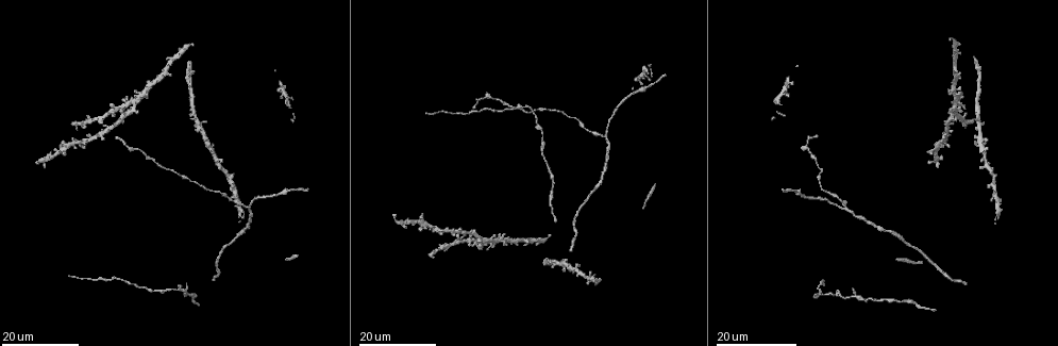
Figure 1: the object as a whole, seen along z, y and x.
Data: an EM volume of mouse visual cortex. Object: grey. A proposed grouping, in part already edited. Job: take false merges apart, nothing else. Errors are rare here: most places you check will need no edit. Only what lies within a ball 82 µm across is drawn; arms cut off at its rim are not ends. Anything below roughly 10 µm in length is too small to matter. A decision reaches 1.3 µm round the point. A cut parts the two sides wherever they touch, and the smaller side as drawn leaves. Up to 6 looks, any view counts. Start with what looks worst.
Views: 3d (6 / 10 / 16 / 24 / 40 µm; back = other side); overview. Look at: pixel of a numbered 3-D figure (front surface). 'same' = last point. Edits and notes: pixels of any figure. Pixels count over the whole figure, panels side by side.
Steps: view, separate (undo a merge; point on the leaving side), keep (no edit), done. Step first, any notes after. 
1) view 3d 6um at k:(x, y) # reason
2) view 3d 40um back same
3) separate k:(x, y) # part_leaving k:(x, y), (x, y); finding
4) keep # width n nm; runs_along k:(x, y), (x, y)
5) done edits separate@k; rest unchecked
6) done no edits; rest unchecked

view 3d 16um at 1:(603, 137)

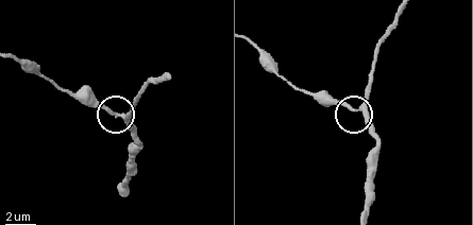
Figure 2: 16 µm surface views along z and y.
view 3d 6um at 2:(358, 108)

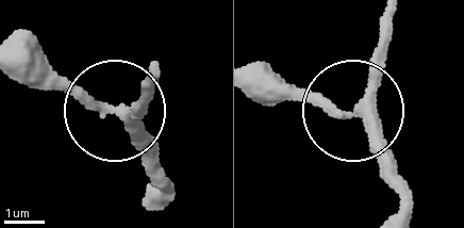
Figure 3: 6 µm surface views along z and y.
keep # side_arm 48 um; runs_along 3:(156, 200), (146, 143), (20, 37); all the same cell

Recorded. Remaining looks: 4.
view 3d 24um at 1:(543, 141)

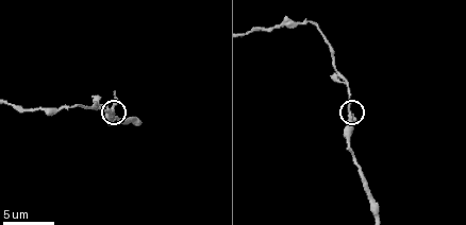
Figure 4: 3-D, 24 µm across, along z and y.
view 3d 10um at 4:(348, 118) # zoom in

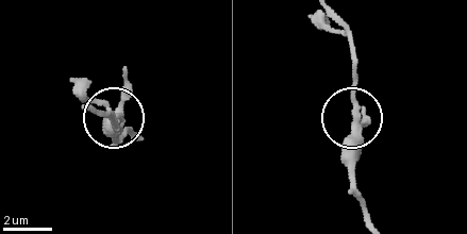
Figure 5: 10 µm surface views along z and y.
keep # runs_along 5:(370, 219), (355, 182), (350, 97), (355, 50); continuous, no second cell

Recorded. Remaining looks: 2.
view 3d 16um at 1:(117, 108) # four-way junction

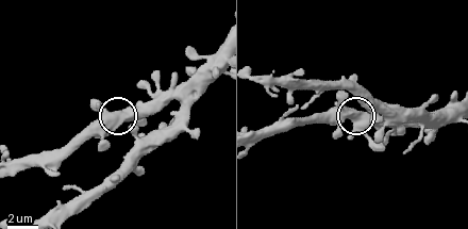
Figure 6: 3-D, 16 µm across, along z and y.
view 3d 10um at 6:(121, 122)

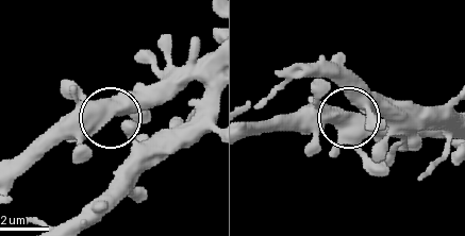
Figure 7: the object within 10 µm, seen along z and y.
keep # side_arm 15 um; runs_along 7:(212, 51), (108, 116), (49, 129); one cell here

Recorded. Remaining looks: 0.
done no edits; rest unchecked

